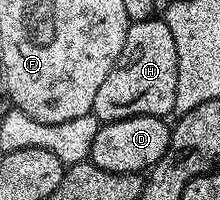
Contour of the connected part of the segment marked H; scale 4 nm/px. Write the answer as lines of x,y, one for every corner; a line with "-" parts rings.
160,17
129,22
122,53
110,69
106,81
102,81
102,86
98,88
92,114
97,115
101,123
113,123
139,115
168,117
176,109
177,89
178,49
174,49
170,25
166,25

